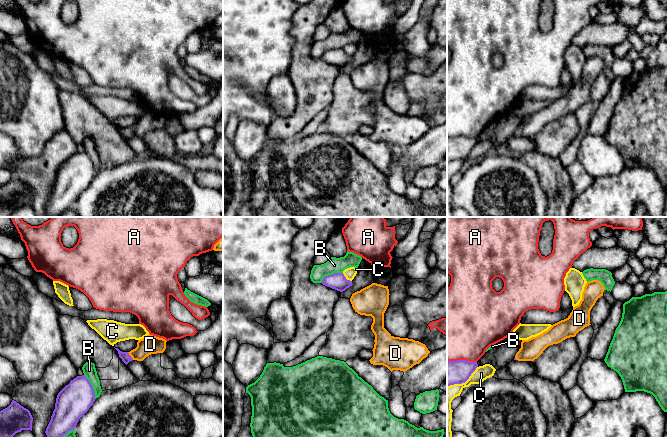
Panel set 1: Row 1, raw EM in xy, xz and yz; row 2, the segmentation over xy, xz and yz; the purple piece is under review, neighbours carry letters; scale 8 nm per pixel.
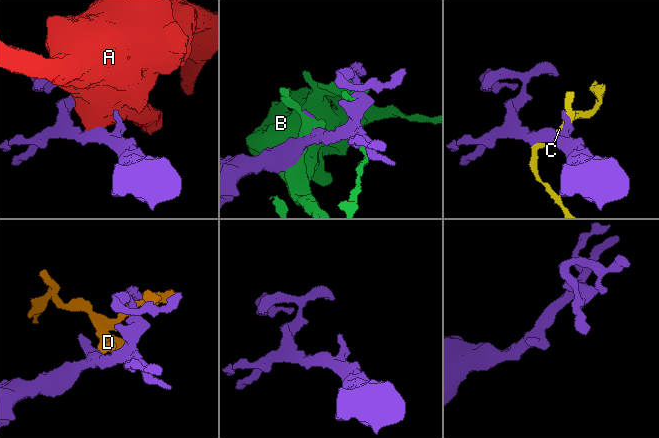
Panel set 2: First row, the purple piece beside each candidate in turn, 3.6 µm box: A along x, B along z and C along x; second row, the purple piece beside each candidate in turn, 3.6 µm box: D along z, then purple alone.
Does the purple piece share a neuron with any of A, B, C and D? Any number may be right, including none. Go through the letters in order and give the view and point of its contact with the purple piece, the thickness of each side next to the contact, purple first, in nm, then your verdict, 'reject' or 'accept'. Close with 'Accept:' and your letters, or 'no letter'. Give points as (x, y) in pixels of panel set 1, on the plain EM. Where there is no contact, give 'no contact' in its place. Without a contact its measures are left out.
A: contact yz (462, 136); calibres 200 and 500 nm; reject
B: contact xy (91, 162); calibres 280 and 110 nm; reject
C: contact xz (345, 54); calibres 140 and 90 nm; reject
D: contact xy (130, 132); calibres 80 and 150 nm; accept
Accept: D

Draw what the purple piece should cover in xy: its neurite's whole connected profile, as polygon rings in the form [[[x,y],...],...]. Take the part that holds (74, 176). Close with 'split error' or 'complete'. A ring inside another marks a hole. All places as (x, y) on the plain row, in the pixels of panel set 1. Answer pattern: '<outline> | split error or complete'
[[[85,151],[71,156],[57,171],[55,185],[45,207],[47,213],[58,217],[74,206],[94,177],[94,165]]] | complete

